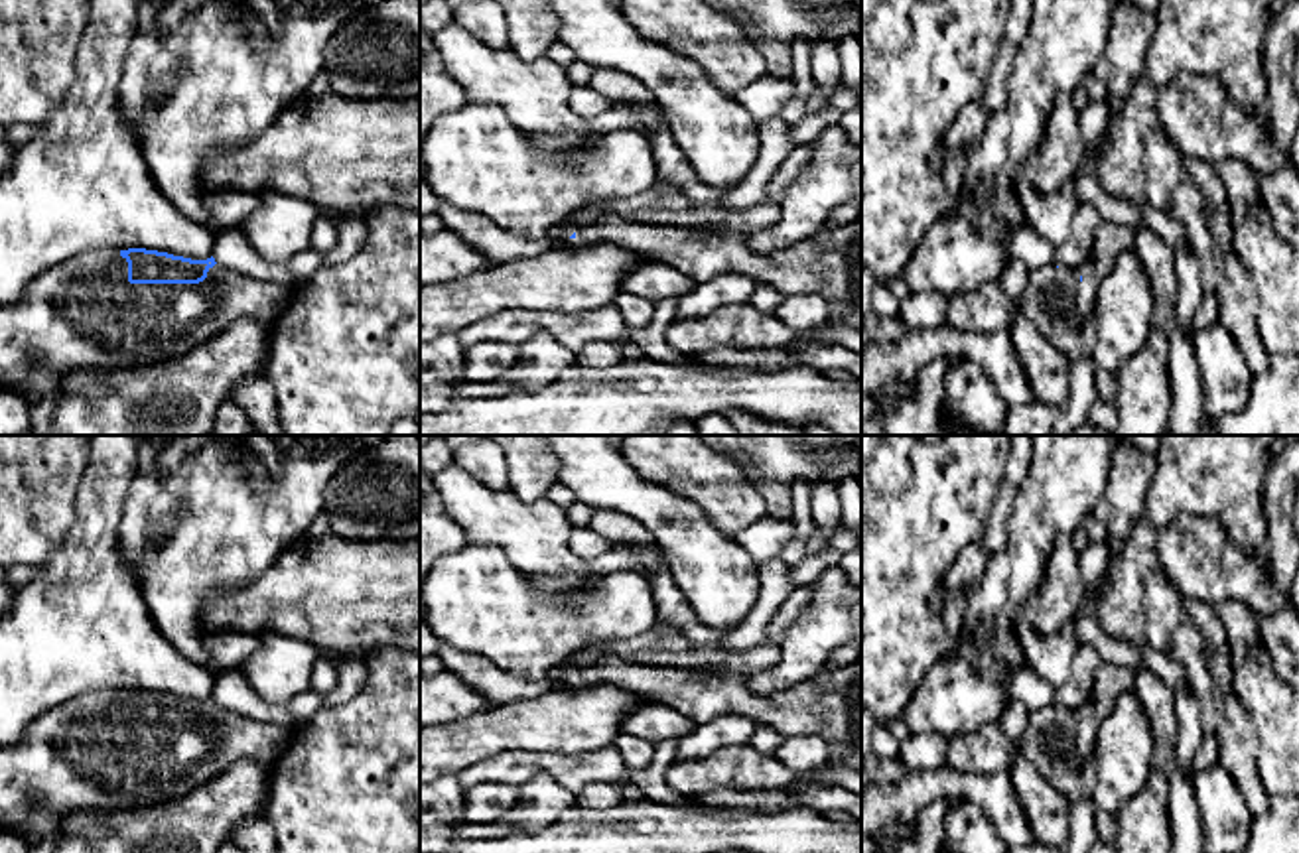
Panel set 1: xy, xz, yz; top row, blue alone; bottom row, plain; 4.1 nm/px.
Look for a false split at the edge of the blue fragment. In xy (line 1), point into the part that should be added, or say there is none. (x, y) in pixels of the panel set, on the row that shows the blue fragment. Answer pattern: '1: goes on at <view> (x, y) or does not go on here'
1: goes on at xy (81, 314)

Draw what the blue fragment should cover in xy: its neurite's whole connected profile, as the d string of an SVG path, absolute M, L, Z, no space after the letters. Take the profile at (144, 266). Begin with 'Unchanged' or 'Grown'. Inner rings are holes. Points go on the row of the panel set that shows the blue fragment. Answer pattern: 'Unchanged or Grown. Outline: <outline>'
Grown. Outline: M99 248L73 256L35 278L18 303L0 305L0 390L18 390L35 400L41 386L75 368L160 364L244 317L272 327L290 292L223 268L213 256L191 260L146 248Z

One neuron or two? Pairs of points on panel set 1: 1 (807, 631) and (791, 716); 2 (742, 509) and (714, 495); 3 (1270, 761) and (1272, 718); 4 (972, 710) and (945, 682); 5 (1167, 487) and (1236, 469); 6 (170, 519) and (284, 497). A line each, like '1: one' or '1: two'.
1: two
2: one
3: one
4: one
5: one
6: one

